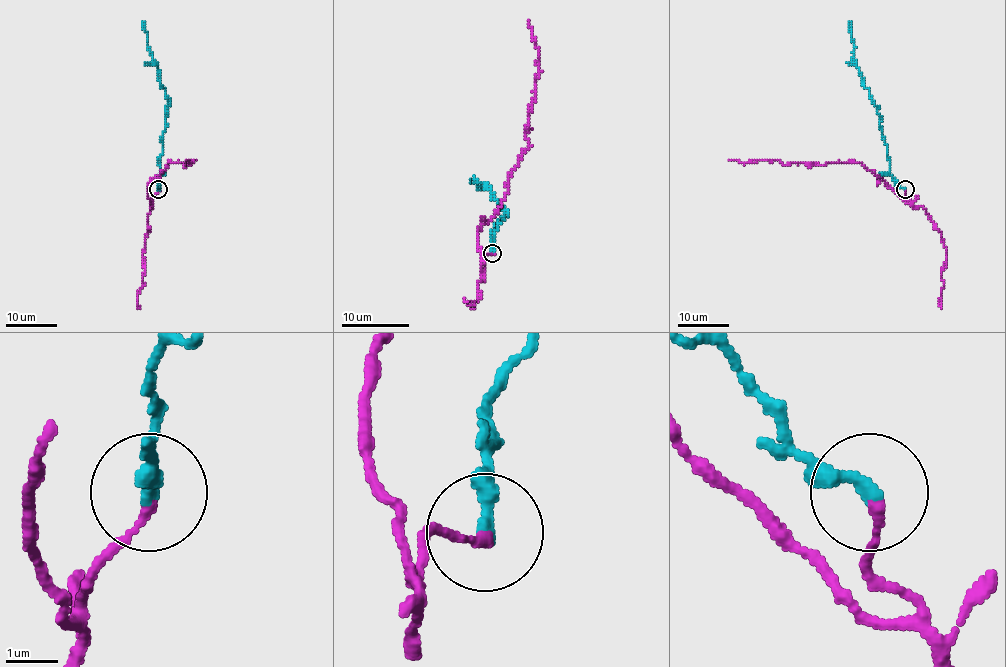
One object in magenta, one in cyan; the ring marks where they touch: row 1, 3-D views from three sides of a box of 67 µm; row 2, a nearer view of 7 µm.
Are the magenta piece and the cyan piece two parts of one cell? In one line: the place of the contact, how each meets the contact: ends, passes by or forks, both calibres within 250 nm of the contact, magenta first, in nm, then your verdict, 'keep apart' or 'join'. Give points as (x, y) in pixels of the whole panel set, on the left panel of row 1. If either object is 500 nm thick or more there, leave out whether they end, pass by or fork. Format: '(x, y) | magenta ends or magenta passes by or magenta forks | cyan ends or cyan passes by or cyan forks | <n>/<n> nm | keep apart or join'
(158, 189) | magenta ends | cyan ends | 170/300 nm | join

